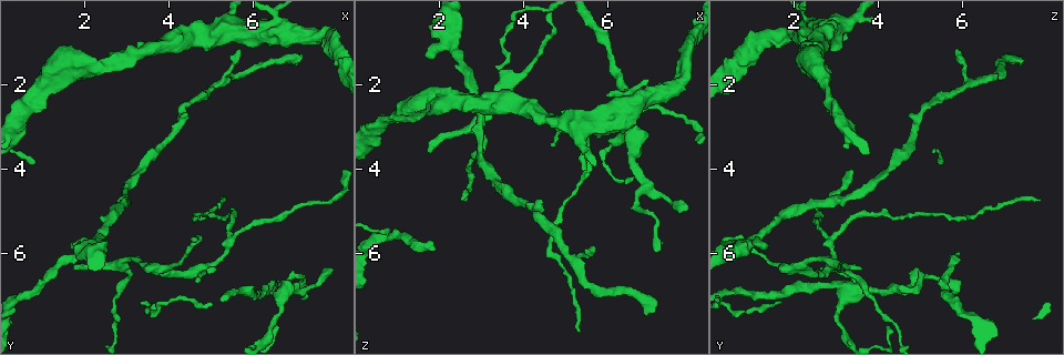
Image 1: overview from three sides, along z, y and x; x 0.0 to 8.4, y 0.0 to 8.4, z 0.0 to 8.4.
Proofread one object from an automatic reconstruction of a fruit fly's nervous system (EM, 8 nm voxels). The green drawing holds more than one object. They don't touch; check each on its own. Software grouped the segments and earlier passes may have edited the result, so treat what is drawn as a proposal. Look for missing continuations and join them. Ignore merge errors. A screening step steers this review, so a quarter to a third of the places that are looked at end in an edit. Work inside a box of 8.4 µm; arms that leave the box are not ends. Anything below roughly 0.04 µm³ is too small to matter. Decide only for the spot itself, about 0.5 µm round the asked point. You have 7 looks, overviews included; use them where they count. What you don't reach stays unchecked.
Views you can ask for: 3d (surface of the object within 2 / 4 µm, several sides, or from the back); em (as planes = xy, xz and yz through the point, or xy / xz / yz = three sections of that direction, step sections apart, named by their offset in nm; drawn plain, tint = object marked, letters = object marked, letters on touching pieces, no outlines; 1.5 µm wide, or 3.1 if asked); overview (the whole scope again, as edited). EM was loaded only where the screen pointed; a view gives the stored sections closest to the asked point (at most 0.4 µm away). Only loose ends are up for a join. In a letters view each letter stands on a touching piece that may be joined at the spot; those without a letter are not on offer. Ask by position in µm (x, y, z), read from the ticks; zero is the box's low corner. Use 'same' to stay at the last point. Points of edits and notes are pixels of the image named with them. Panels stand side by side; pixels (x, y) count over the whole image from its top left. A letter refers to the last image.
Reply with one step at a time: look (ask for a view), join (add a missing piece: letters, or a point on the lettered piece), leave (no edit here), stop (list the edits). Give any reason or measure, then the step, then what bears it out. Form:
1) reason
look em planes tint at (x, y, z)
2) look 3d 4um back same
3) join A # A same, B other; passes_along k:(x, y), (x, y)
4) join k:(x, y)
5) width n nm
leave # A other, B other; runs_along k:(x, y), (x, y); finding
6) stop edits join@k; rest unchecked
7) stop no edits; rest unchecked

thin end
look em planes letters at (1.70, 6.30, 3.55)

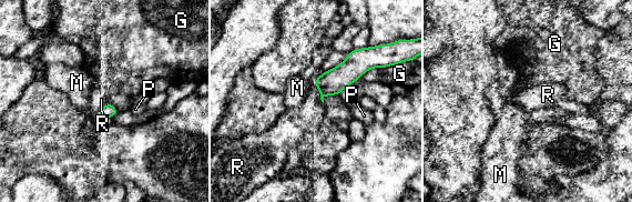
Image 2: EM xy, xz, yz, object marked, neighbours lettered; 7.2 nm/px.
join R # G other, M other, P other, R same; the neuron continues

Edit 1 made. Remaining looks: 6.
look em planes tint at (4.65, 6.65, 3.45)

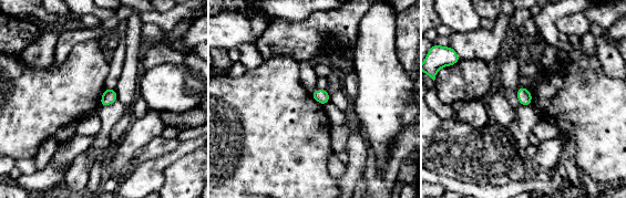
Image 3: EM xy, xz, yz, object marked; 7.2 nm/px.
look em planes letters same

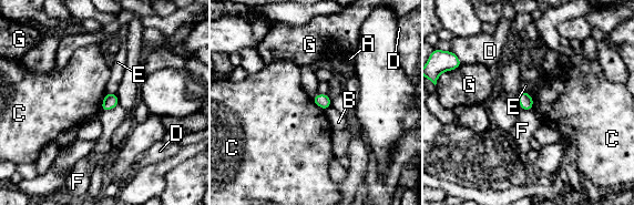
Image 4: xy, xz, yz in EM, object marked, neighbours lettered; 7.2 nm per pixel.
longest_contact C 140 nm
leave # A other, B other, C other, D other, E other, F other, G other; border 4:(105, 92), (100, 110); no lettered piece goes on from it

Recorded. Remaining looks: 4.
free end
look em planes letters at (1.70, 5.85, 1.35)

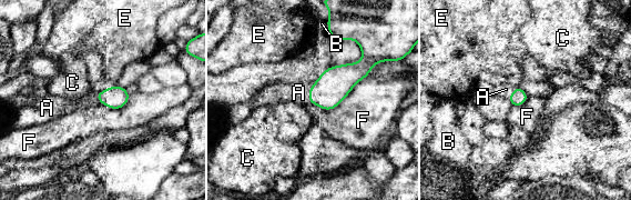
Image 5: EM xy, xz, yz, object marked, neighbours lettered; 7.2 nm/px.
longest_contact F 440 nm
join A # A same, B other, C other, E other, F other; the neuron continues

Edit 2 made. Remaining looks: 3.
stop edits join@2, join@5; rest unchecked

